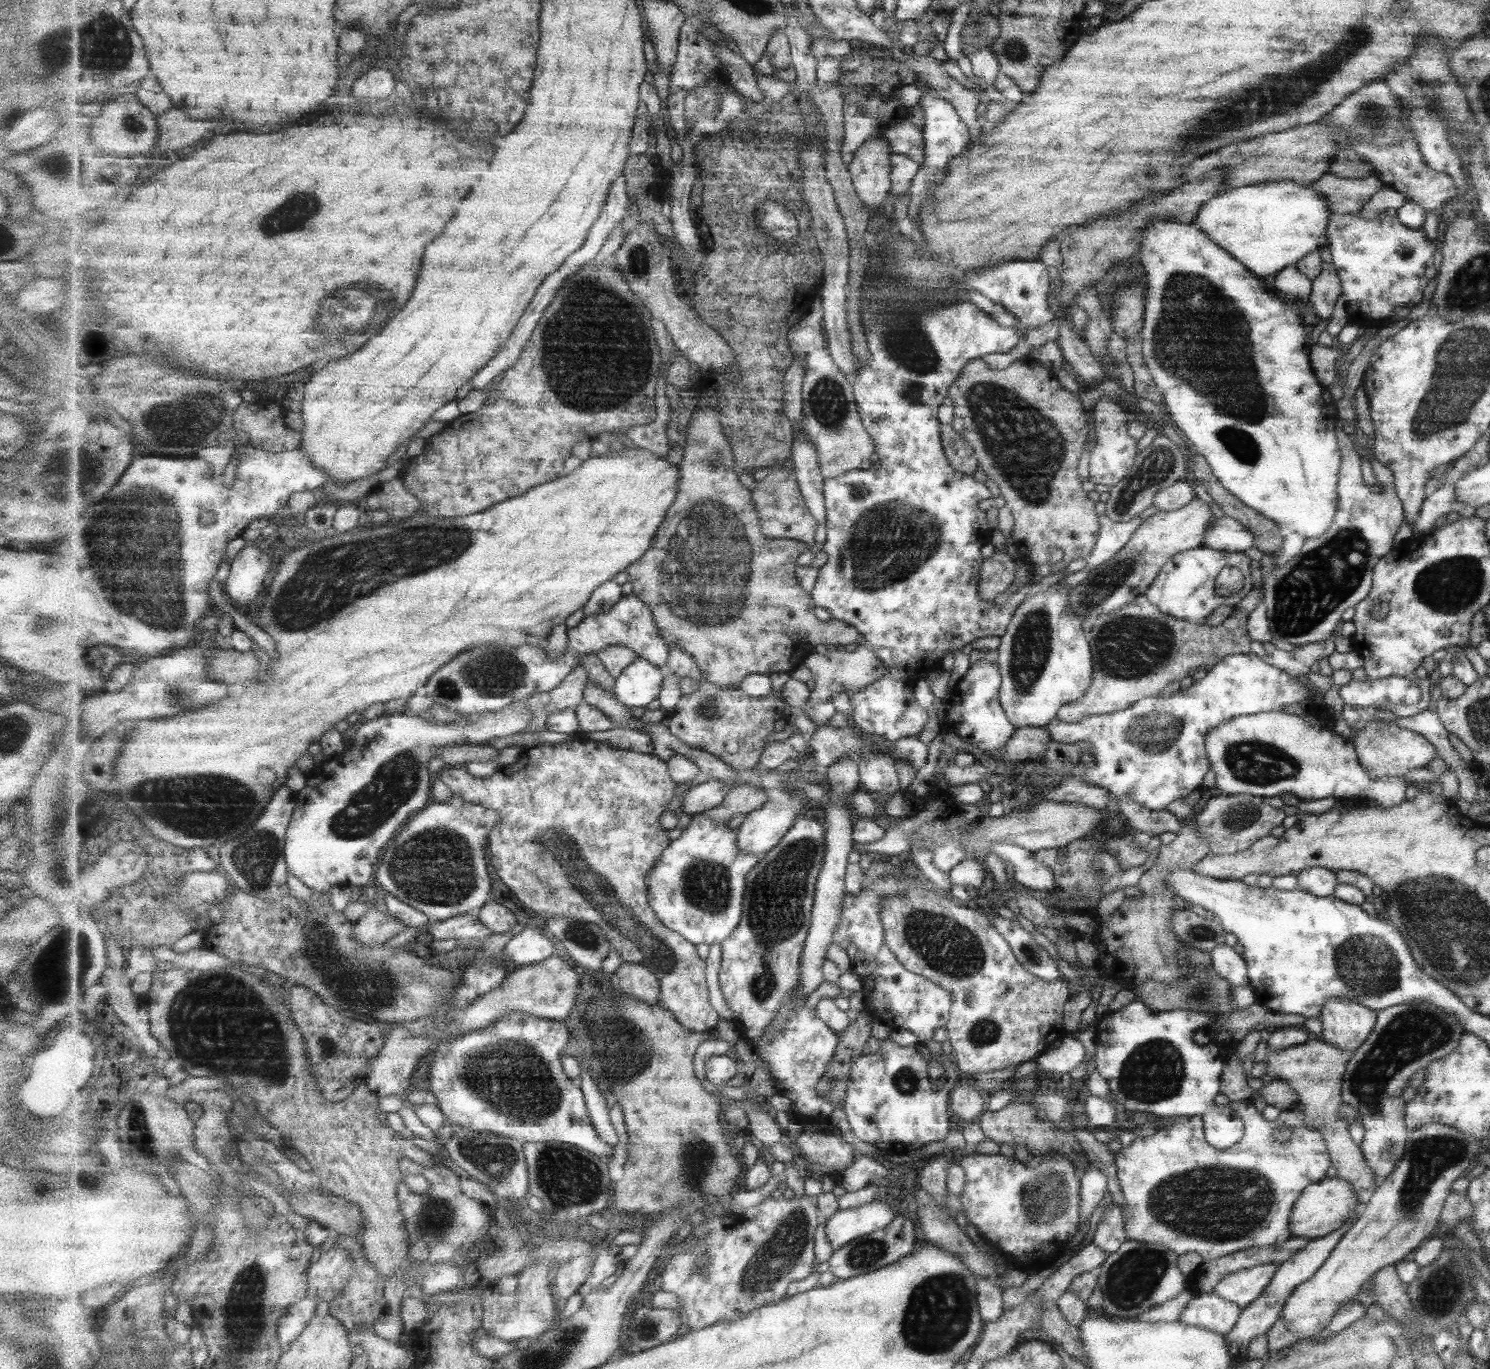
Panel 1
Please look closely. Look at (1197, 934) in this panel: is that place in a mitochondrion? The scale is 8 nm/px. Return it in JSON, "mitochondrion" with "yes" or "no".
{"mitochondrion":"yes"}

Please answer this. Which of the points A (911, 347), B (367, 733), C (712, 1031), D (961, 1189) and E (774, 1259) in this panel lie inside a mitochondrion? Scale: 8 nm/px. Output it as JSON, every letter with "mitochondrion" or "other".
{"A":"mitochondrion","B":"other","C":"other","D":"other","E":"mitochondrion"}

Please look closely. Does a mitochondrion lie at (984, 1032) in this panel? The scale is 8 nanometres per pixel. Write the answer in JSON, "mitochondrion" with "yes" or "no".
{"mitochondrion":"yes"}

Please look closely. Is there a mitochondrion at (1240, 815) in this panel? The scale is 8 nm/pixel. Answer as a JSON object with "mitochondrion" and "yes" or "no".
{"mitochondrion":"yes"}

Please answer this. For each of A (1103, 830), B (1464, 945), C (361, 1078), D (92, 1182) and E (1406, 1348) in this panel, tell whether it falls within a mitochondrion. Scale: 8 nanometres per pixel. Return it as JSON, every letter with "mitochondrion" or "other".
{"A":"other","B":"mitochondrion","C":"other","D":"mitochondrion","E":"other"}

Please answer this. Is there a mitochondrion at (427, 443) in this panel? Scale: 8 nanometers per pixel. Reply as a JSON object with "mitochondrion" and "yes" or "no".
{"mitochondrion":"no"}

